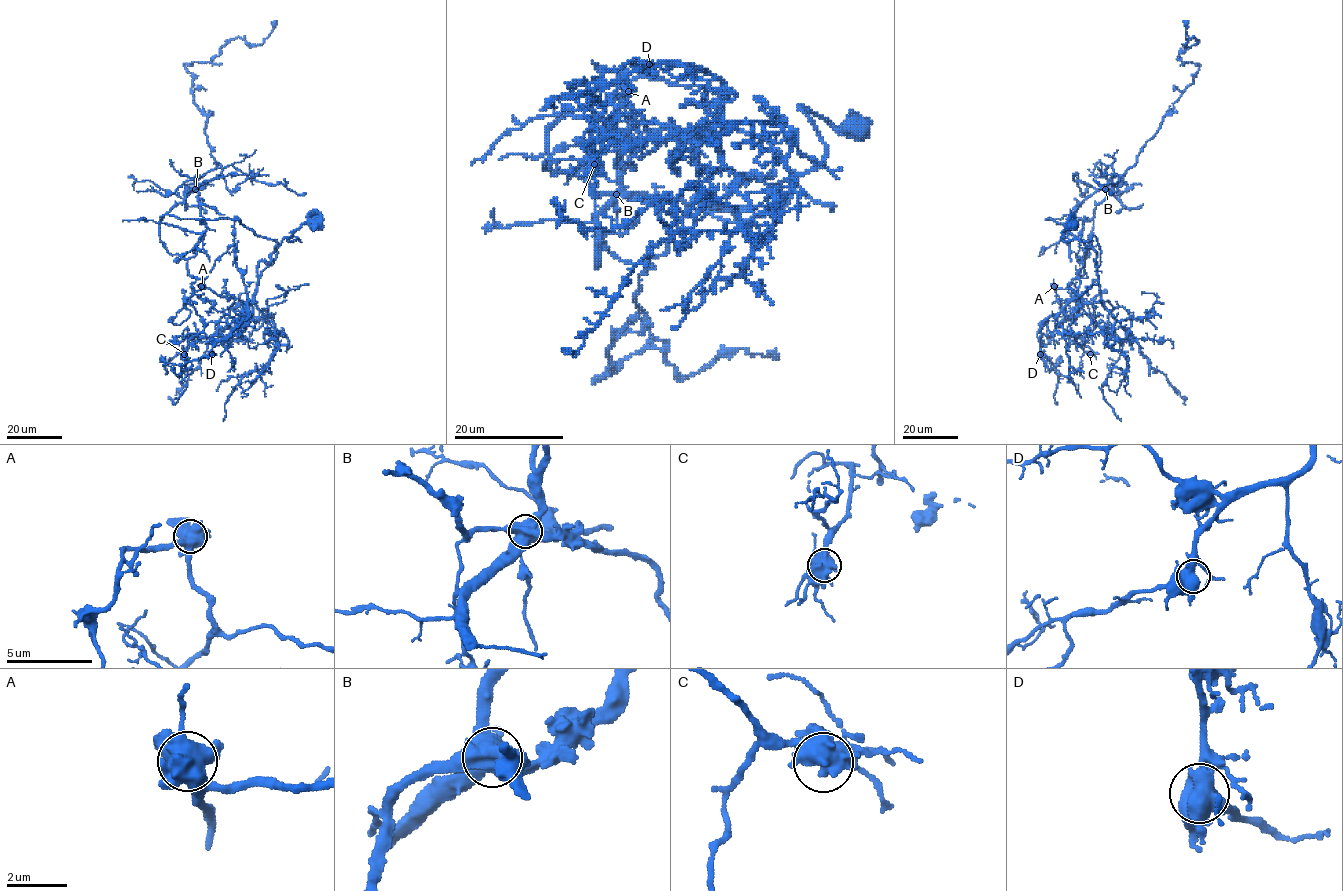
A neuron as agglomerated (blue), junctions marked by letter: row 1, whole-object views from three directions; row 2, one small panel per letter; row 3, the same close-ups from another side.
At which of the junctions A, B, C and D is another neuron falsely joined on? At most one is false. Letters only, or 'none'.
B

